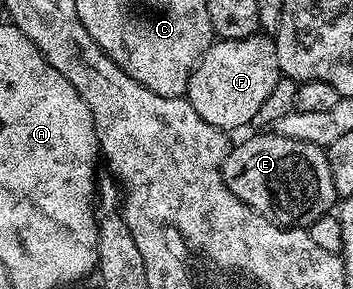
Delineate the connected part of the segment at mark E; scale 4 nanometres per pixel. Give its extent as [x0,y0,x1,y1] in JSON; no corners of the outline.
[222,133,336,229]

